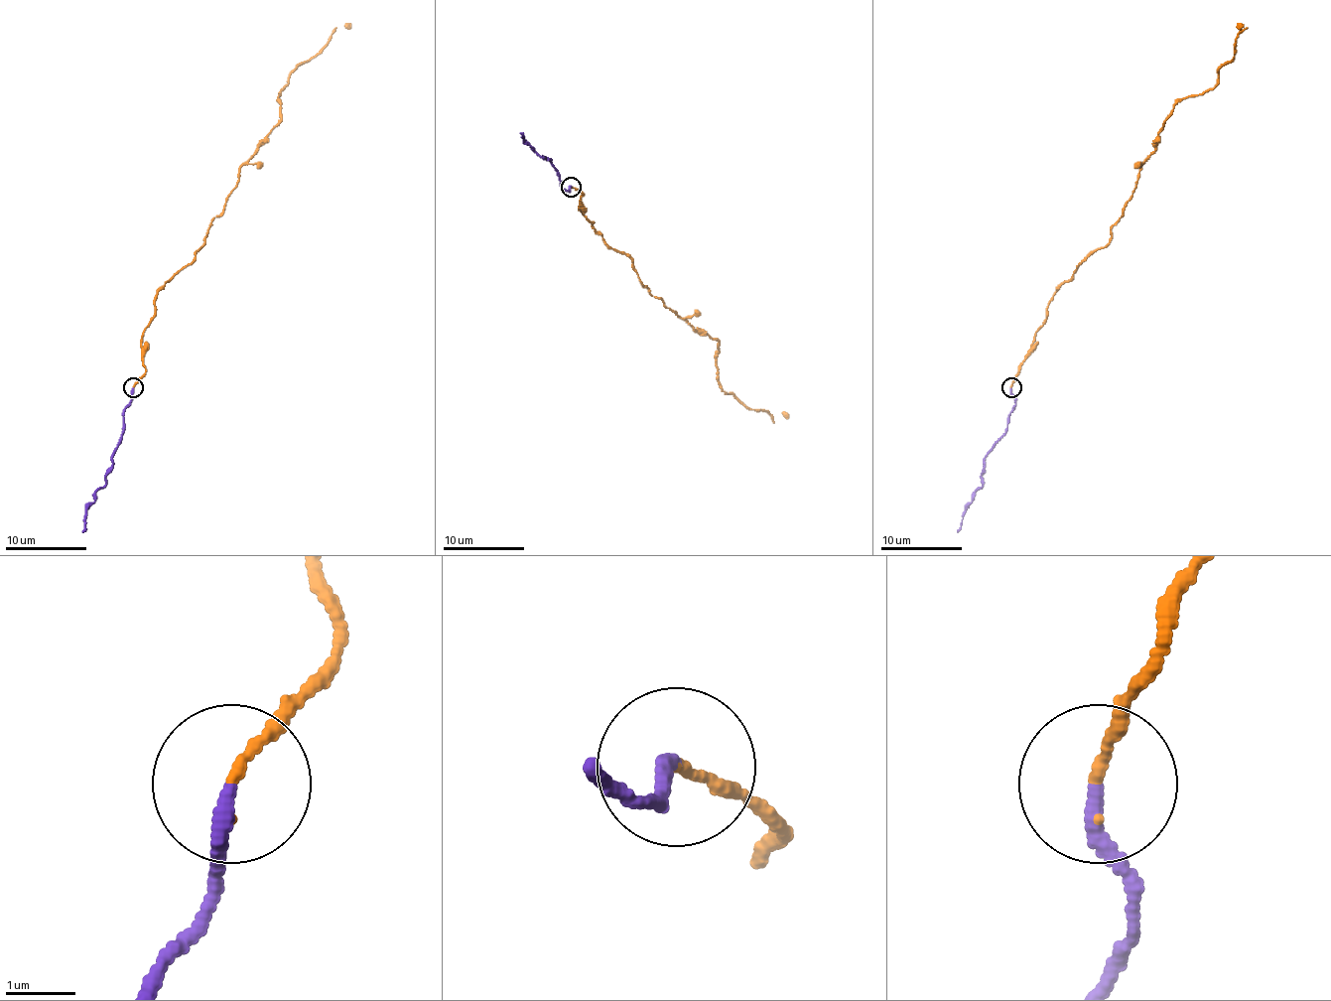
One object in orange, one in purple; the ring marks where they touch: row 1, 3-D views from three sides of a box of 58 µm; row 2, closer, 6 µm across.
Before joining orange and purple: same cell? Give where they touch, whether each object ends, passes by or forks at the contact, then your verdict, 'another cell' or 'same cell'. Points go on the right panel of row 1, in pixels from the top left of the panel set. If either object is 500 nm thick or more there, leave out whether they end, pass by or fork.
place (1011, 387); orange ends; purple ends; same cell

